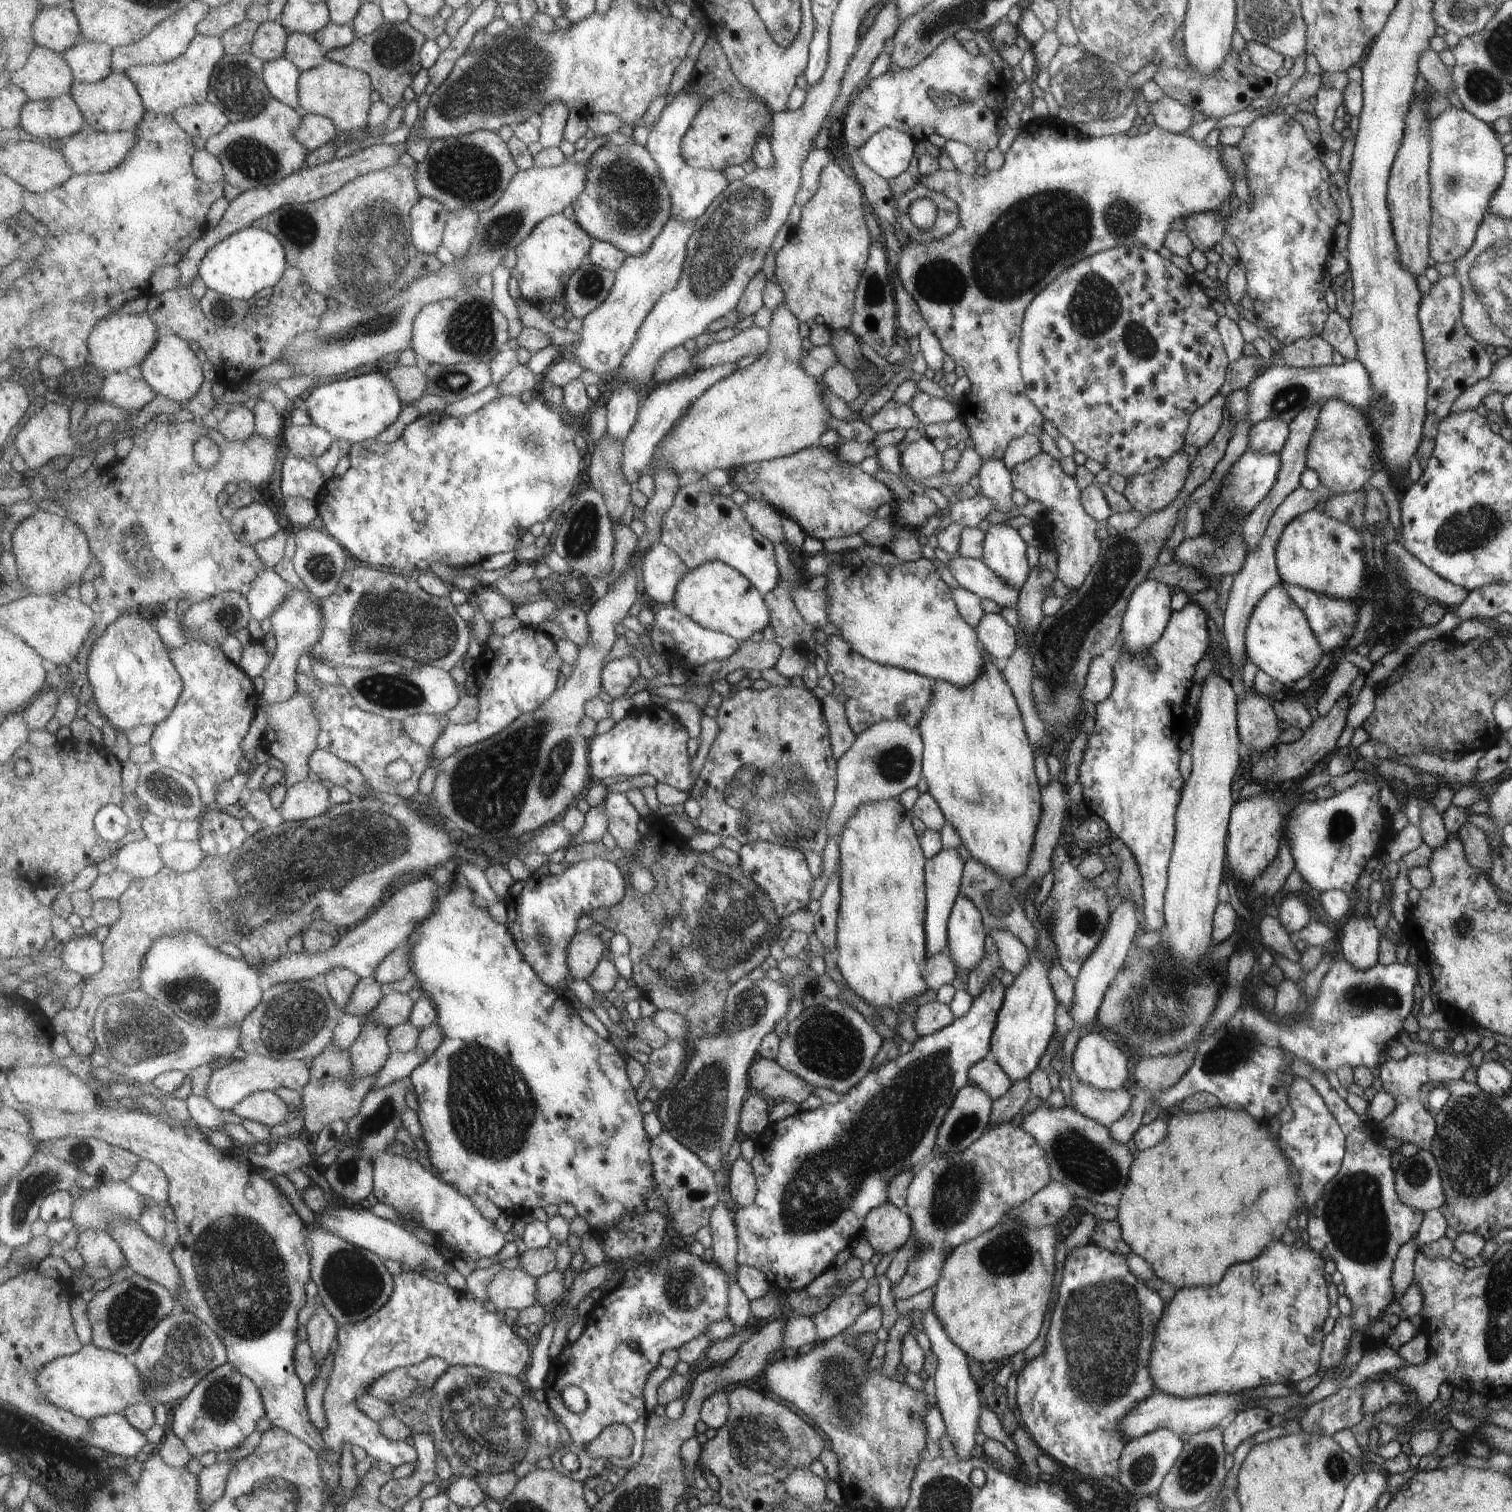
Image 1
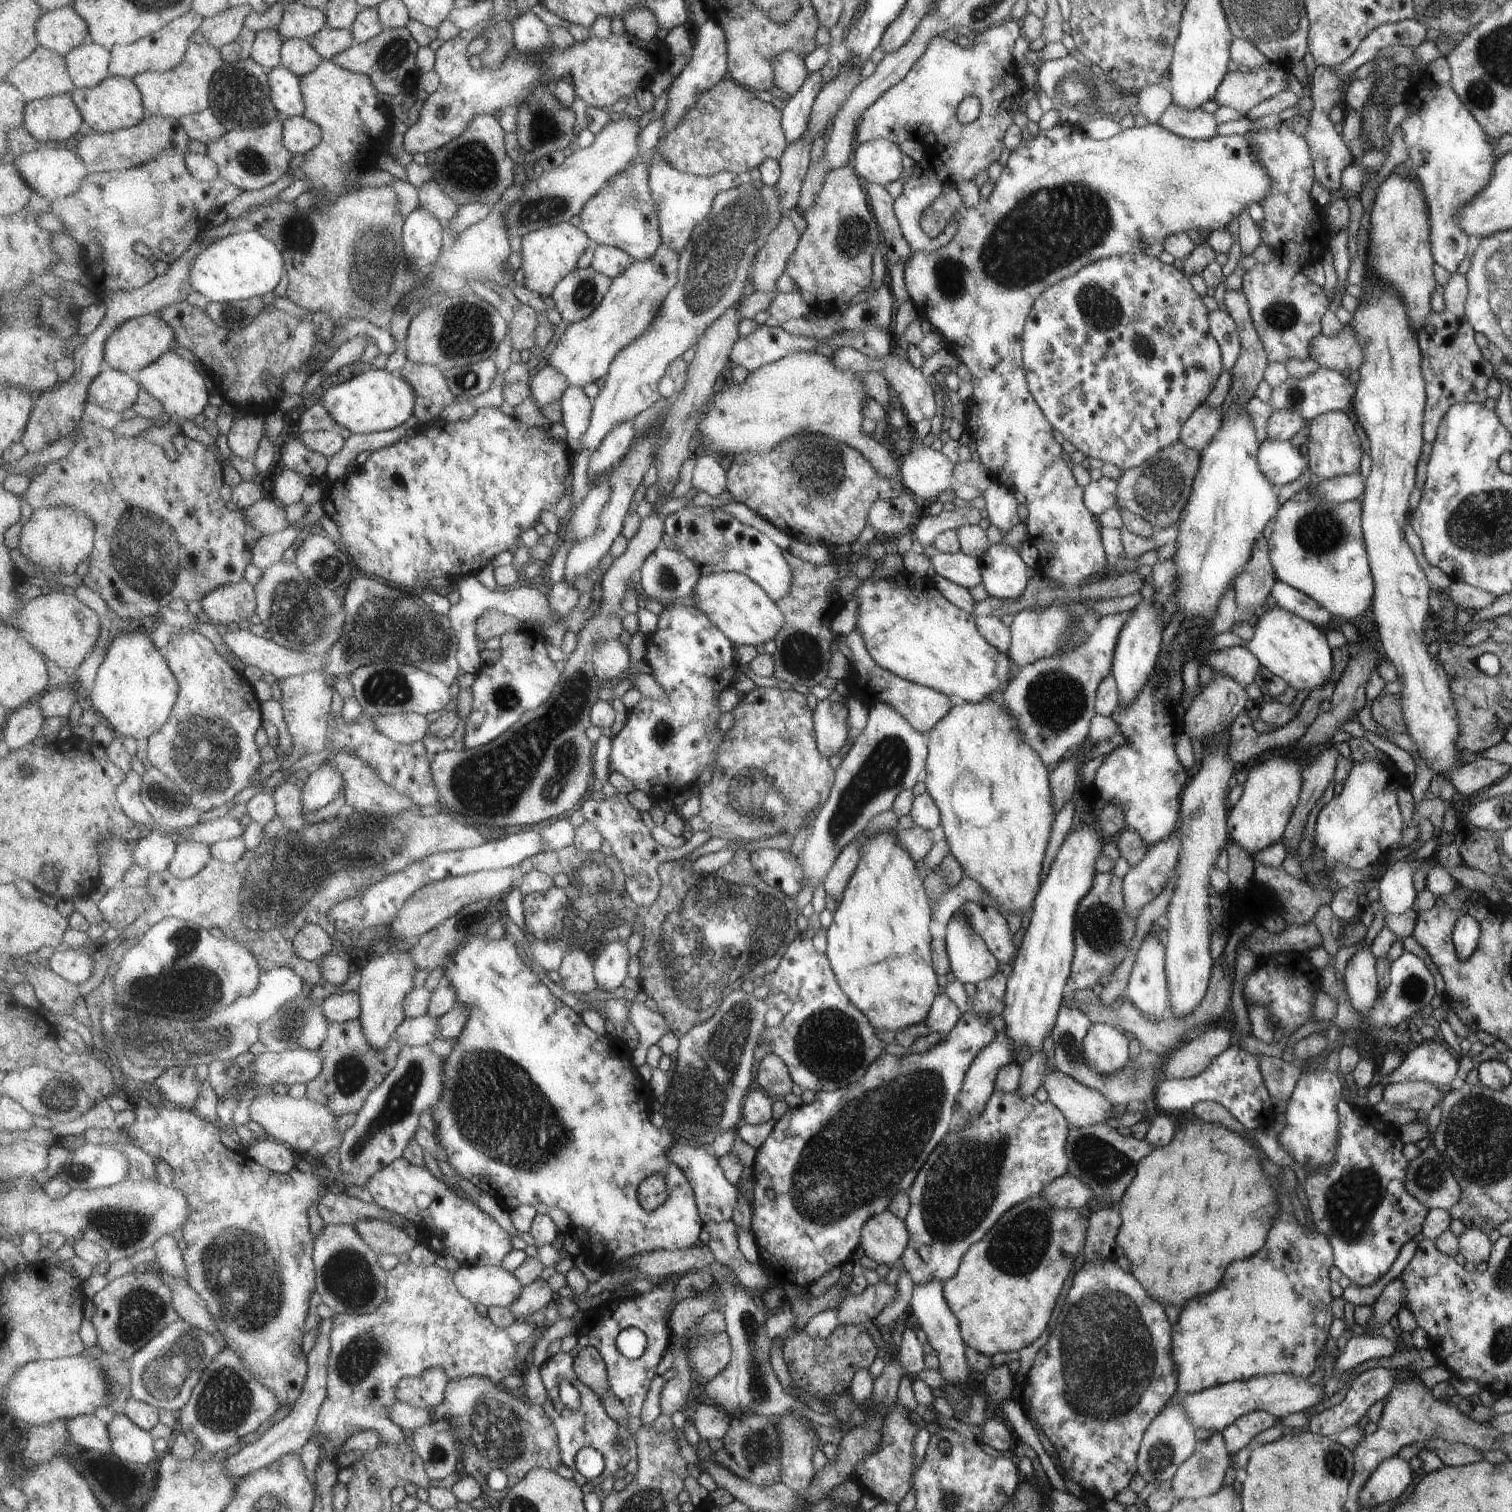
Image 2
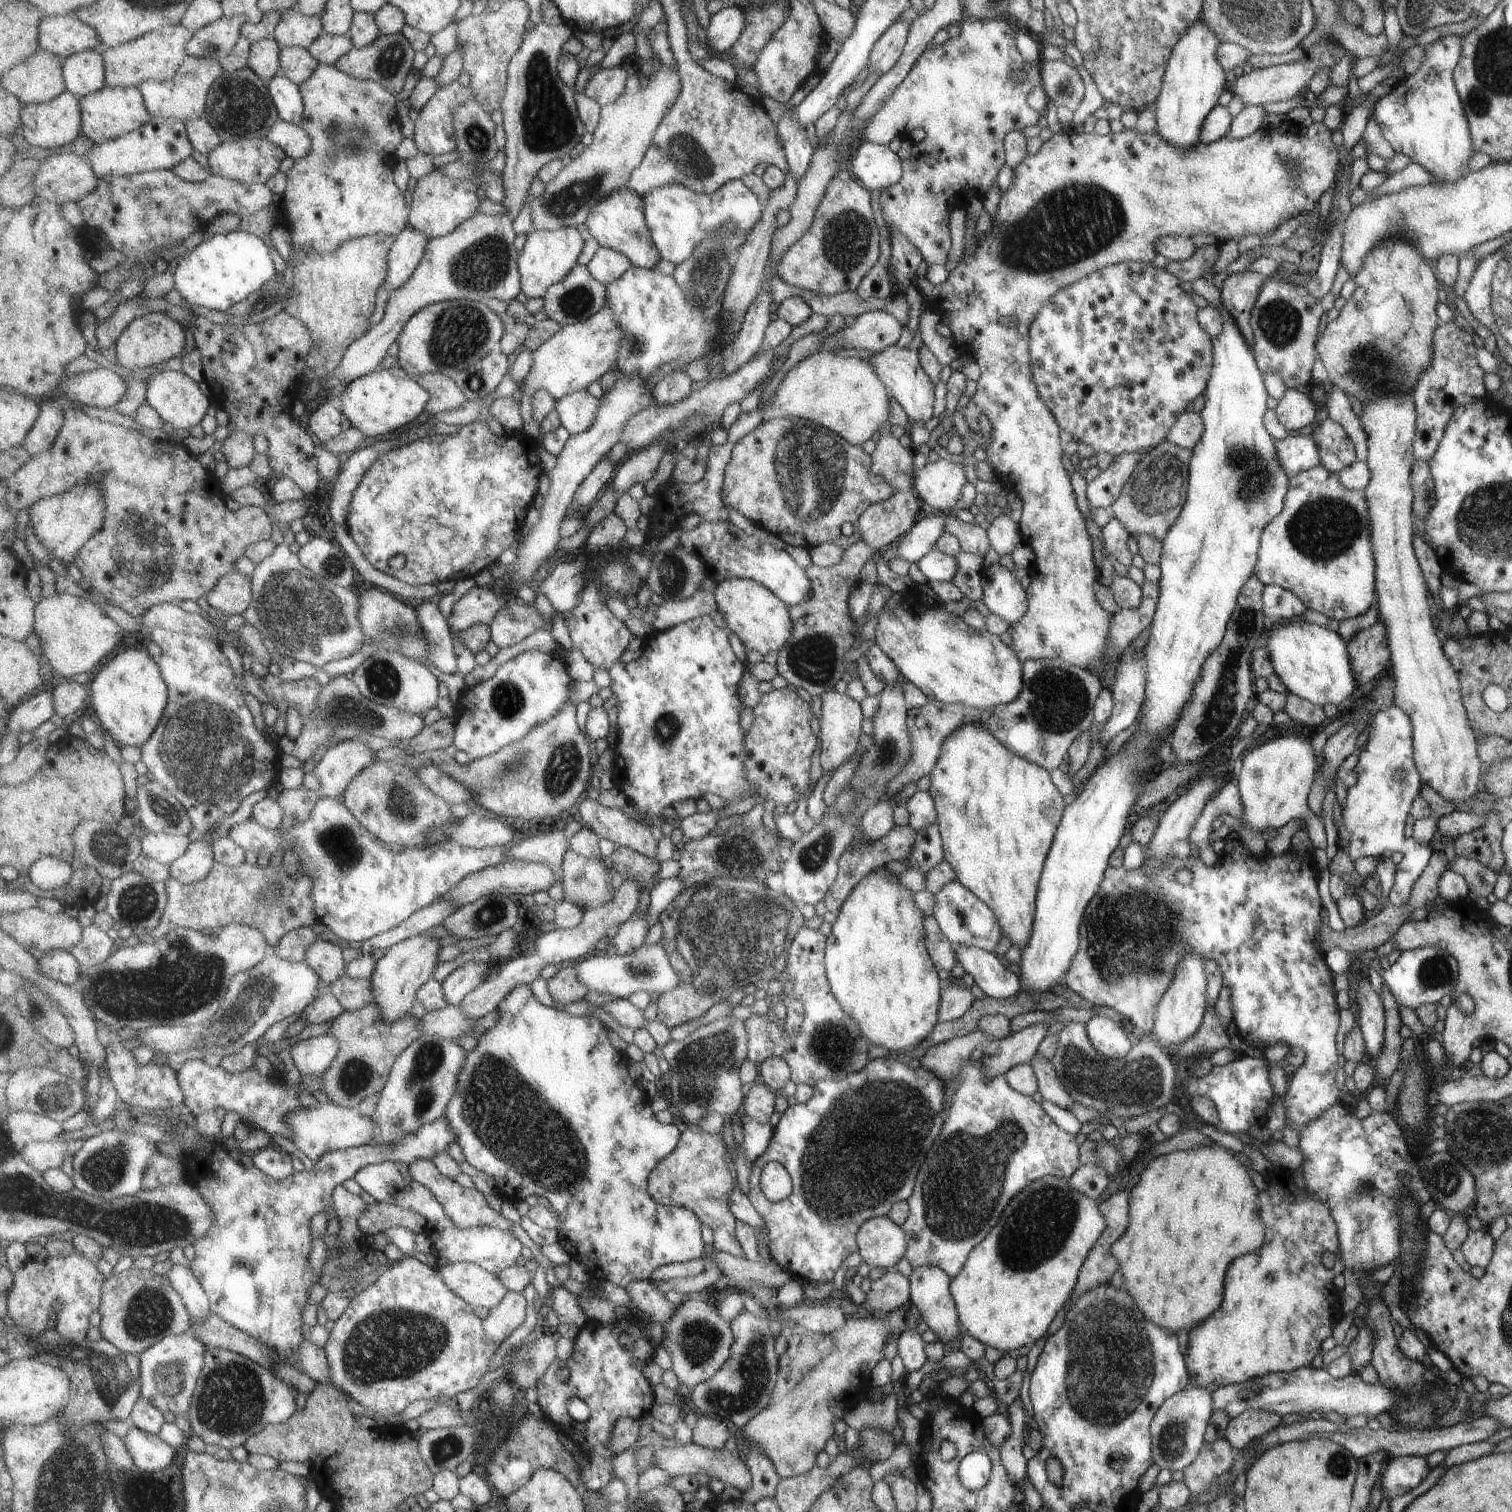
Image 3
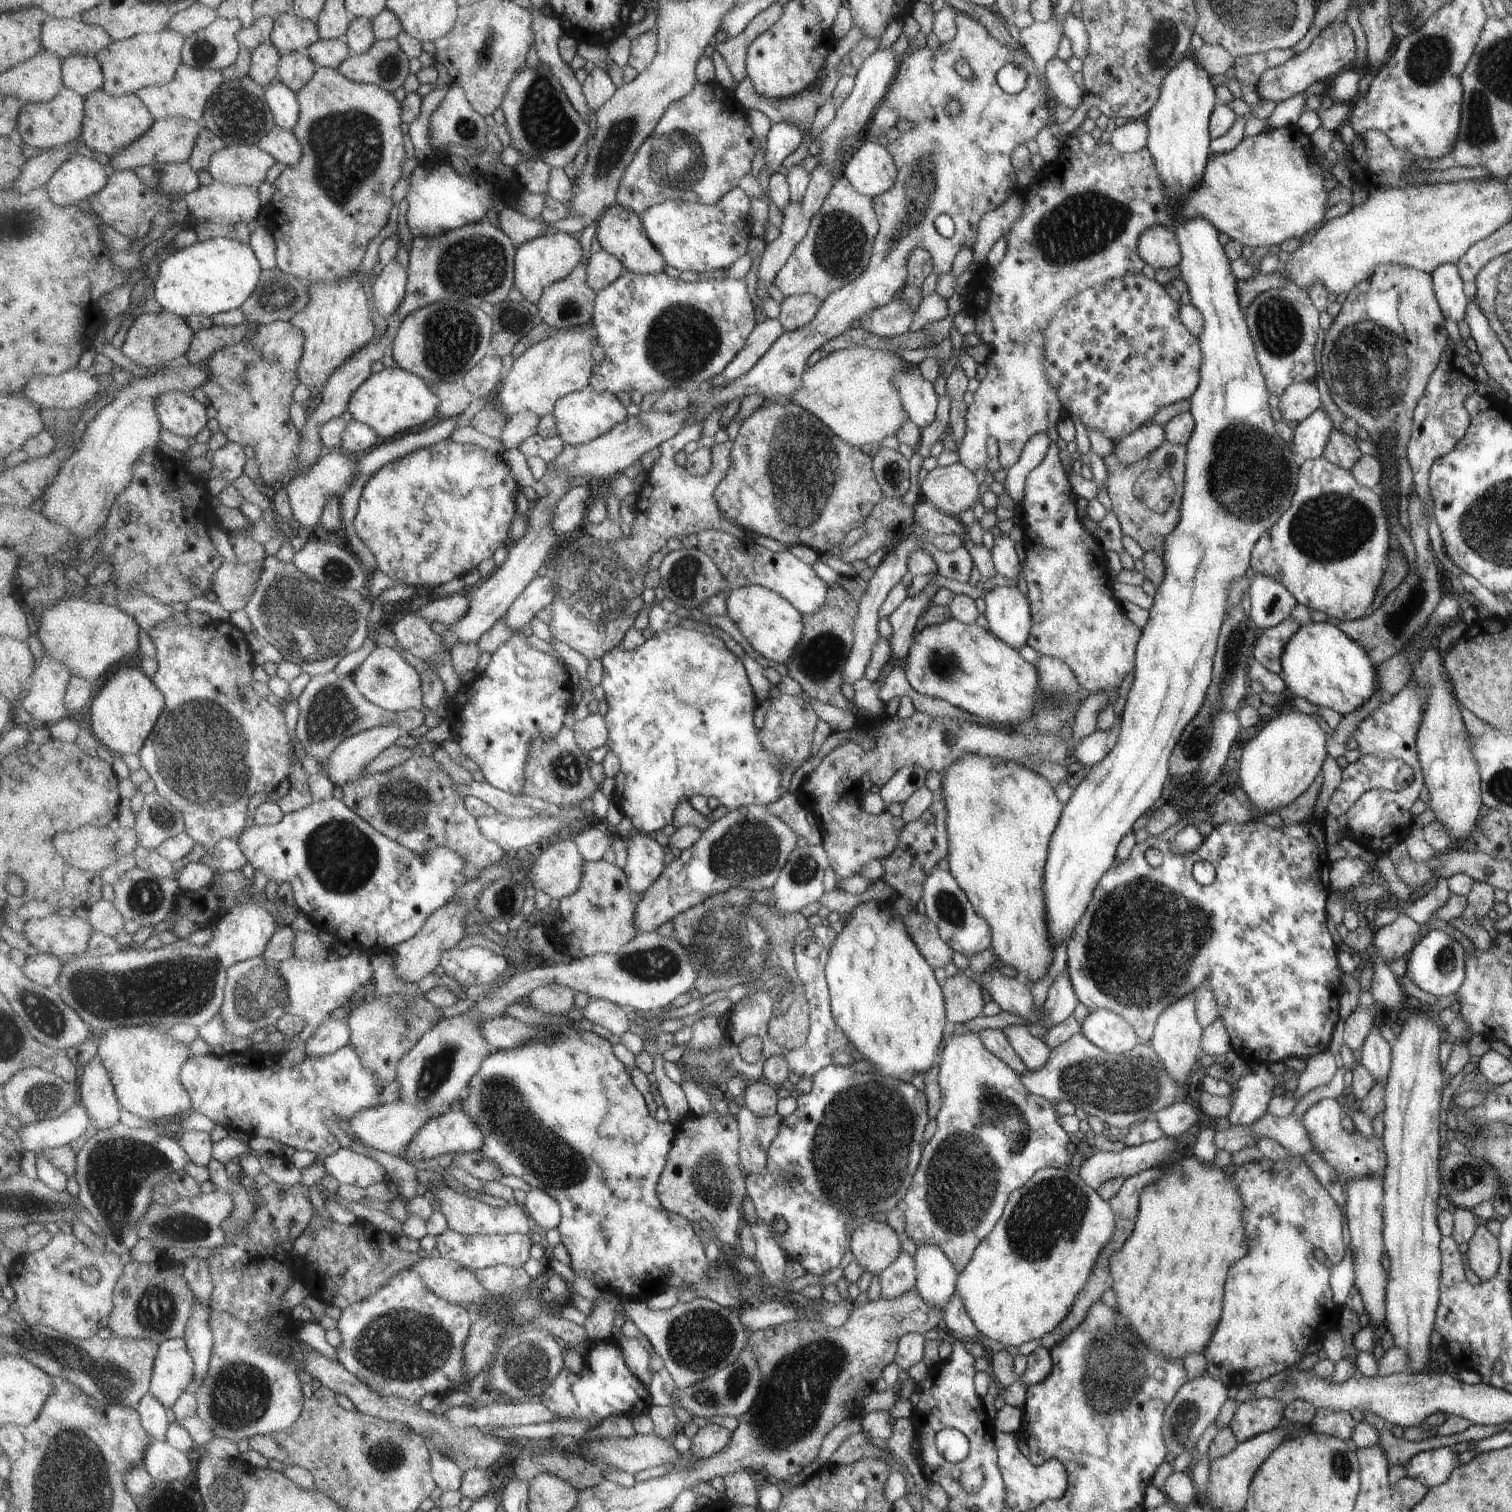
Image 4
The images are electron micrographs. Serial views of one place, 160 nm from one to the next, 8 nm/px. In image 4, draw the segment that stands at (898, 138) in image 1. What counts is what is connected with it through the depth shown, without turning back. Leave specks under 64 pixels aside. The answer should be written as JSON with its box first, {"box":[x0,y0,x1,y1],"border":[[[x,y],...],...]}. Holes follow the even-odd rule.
{"box":[841,138,897,198],"border":[[[862,138],[844,160],[841,174],[859,194],[873,198],[894,185],[897,166],[886,148]]]}

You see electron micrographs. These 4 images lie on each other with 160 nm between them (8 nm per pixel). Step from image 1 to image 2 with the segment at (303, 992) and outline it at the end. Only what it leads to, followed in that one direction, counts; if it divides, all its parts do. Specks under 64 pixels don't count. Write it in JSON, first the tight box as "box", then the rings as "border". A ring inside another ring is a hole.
{"box":[260,992,330,1053],"border":[[[302,992],[295,996],[277,1012],[260,1024],[260,1042],[265,1050],[280,1053],[286,1050],[309,1049],[319,1050],[329,1034],[330,1020],[322,1009],[323,1001],[315,1001],[311,995],[305,996]]]}

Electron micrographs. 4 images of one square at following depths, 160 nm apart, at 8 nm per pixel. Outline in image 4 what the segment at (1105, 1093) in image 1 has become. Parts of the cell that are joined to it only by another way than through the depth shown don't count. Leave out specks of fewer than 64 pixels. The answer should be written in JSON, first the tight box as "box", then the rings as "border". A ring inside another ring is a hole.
{"box":[1001,1026,1050,1071],"border":[[[1010,1026],[1001,1029],[1027,1071],[1039,1070],[1045,1063],[1050,1049],[1042,1041],[1027,1032],[1026,1026]]]}

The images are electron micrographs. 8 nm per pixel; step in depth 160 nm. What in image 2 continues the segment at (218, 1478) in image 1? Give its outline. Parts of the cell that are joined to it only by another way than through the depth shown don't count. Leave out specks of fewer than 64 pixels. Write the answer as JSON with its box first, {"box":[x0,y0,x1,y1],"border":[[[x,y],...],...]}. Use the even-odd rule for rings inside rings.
{"box":[223,1316,335,1479],"border":[[[335,1316],[329,1317],[322,1319],[322,1323],[317,1326],[320,1333],[313,1350],[308,1354],[309,1372],[306,1385],[293,1410],[275,1426],[271,1427],[257,1442],[244,1446],[240,1451],[227,1458],[223,1462],[223,1466],[228,1475],[241,1479],[253,1471],[278,1461],[286,1454],[294,1453],[305,1446],[318,1430],[318,1414],[328,1395],[328,1370],[330,1352],[332,1351],[331,1337],[335,1321]]]}

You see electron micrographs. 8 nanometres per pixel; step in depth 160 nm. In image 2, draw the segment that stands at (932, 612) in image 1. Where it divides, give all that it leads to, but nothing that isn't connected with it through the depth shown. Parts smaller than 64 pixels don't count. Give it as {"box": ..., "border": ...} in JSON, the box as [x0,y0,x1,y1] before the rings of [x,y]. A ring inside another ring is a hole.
{"box":[852,570,1010,703],"border":[[[901,570],[886,579],[869,577],[862,580],[852,595],[858,601],[854,628],[858,629],[871,659],[885,670],[963,703],[977,702],[991,694],[1000,695],[1001,689],[1007,685],[1010,672],[1008,655],[993,648],[978,633],[974,615],[945,600],[931,580]]]}

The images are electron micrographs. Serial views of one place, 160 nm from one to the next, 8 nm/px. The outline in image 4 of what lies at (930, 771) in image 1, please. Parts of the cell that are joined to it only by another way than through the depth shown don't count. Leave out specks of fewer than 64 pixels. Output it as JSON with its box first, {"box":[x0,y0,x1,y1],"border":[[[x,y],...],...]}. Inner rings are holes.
{"box":[940,753,1061,986],"border":[[[965,753],[958,758],[952,765],[947,765],[941,771],[940,793],[946,807],[946,835],[949,839],[949,848],[947,849],[946,859],[948,870],[953,875],[955,882],[966,891],[966,897],[970,899],[974,910],[988,922],[990,927],[991,942],[990,947],[994,952],[996,959],[1002,965],[1010,966],[1016,970],[1018,977],[1030,986],[1041,979],[1046,973],[1049,962],[1053,958],[1051,949],[1055,949],[1048,938],[1046,929],[1045,912],[1046,905],[1042,893],[1042,872],[1046,864],[1047,849],[1049,848],[1050,836],[1054,832],[1055,825],[1058,824],[1058,818],[1061,816],[1061,802],[1055,798],[1051,786],[1047,784],[1047,779],[1039,773],[1032,771],[1025,765],[1020,765],[1017,761],[1008,761],[998,756],[980,755],[979,753]]]}

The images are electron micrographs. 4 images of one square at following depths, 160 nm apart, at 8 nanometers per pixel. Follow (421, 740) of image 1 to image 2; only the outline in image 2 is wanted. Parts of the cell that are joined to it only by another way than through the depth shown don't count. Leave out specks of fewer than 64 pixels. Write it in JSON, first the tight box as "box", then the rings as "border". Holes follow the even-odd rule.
{"box":[373,713,431,743],"border":[[[395,713],[394,715],[383,715],[373,717],[374,725],[389,738],[400,743],[416,743],[423,740],[431,723],[425,715],[419,713]]]}

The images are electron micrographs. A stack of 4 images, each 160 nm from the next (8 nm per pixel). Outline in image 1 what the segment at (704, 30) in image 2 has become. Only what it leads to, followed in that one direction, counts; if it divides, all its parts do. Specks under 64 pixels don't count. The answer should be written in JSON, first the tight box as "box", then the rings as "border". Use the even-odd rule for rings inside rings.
{"box":[647,82,729,219],"border":[[[694,82],[687,85],[677,93],[676,98],[669,106],[664,107],[661,116],[653,124],[647,148],[658,162],[660,173],[670,190],[672,200],[672,217],[682,219],[698,219],[706,213],[707,208],[723,190],[729,186],[729,180],[723,171],[696,169],[683,156],[683,138],[686,137],[691,123],[701,110],[702,97],[696,92]]]}

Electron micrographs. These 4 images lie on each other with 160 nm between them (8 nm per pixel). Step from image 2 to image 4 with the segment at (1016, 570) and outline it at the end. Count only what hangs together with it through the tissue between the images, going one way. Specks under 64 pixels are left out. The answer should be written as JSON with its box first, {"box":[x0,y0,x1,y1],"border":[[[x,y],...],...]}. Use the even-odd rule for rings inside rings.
{"box":[982,588,1029,649],"border":[[[992,588],[982,598],[988,630],[1003,642],[1019,649],[1029,637],[1029,603],[1015,588]]]}

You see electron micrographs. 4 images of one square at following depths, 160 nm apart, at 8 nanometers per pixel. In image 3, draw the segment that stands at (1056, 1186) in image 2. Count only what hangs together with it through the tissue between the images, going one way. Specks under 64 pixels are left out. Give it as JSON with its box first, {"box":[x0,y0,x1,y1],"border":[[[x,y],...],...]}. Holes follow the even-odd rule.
{"box":[1066,1164,1111,1199],"border":[[[1086,1164],[1075,1169],[1075,1172],[1066,1179],[1066,1183],[1071,1186],[1074,1191],[1079,1191],[1083,1196],[1096,1199],[1097,1196],[1103,1192],[1110,1179],[1111,1177],[1106,1175],[1105,1171],[1102,1171],[1097,1165]]]}

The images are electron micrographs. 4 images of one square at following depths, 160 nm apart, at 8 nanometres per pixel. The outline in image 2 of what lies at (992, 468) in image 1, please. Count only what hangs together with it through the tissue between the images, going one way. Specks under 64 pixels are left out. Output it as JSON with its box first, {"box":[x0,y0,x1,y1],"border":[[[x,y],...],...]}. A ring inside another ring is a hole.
{"box":[982,477,1019,536],"border":[[[994,477],[991,478],[987,488],[982,492],[982,496],[990,524],[997,527],[1003,536],[1019,522],[1019,516],[1015,509],[1017,502],[1013,497],[1011,488],[1001,484],[1000,479],[998,481],[994,481],[994,479]]]}

